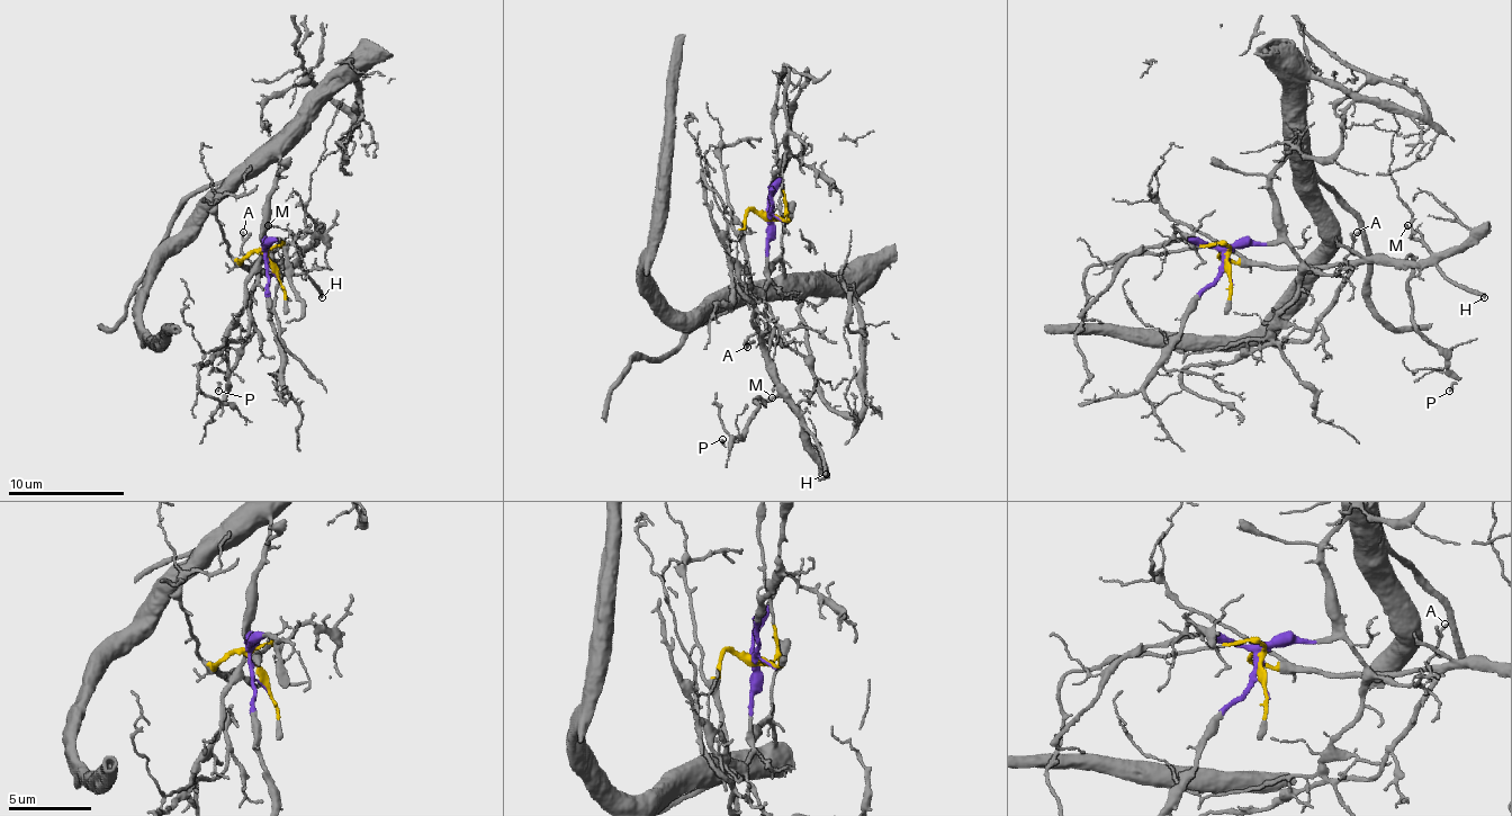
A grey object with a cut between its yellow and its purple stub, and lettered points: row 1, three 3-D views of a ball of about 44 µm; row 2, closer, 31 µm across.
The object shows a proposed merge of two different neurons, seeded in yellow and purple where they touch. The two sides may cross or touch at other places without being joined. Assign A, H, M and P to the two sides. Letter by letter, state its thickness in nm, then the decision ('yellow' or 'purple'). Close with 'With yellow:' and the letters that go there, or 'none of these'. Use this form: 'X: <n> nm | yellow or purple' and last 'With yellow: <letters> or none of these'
A: 140 nm | yellow
H: 240 nm | yellow
M: 140 nm | yellow
P: 150 nm | yellow
With yellow: A, H, M, P

